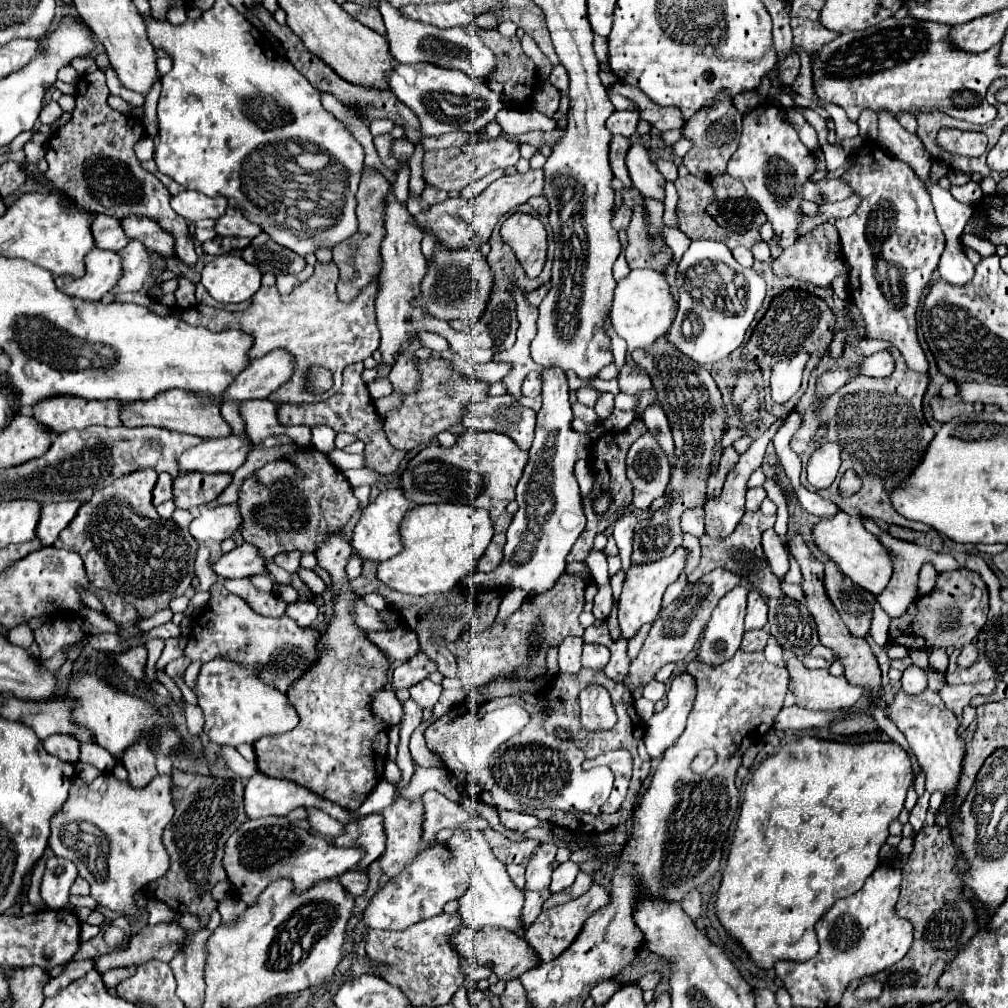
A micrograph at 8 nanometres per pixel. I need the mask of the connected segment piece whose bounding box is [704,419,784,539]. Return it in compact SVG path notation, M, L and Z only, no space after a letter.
M784 419L774 421L774 423L770 425L770 429L768 429L762 437L758 437L746 453L740 455L738 465L736 465L736 467L728 473L728 477L726 477L726 483L724 483L724 489L722 489L720 497L714 497L714 499L708 499L708 501L706 501L706 505L704 505L704 511L706 511L706 535L710 535L710 537L714 537L714 539L722 539L722 537L728 537L728 535L734 531L734 527L738 525L738 521L740 521L742 515L744 515L746 481L748 481L748 477L762 465L766 445L772 441L772 437L776 435L776 431L778 431L782 425L784 425Z

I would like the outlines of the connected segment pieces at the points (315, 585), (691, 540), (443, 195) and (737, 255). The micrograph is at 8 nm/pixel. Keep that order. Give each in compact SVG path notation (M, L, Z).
M300 569L298 575L300 575L300 579L302 579L302 581L304 581L316 595L322 595L322 593L326 591L324 581L322 581L314 571L310 571L310 569Z
M686 533L686 535L684 535L684 543L682 543L682 547L686 547L686 549L690 551L690 563L686 561L686 567L684 567L686 575L690 575L690 573L696 569L698 561L700 561L700 541L698 541L694 535Z
M426 187L426 191L422 193L422 199L428 203L428 205L434 205L434 203L440 203L440 201L446 201L448 199L448 193L446 191L440 191L440 189L434 189L434 187Z
M736 247L736 249L732 251L732 255L734 255L734 259L736 259L742 267L752 267L754 257L752 257L752 253L750 253L746 247Z

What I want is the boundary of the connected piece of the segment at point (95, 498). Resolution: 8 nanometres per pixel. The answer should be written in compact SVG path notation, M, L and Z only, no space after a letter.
M140 469L98 489L54 541L54 547L76 551L82 557L88 585L120 595L134 605L142 619L168 609L174 597L184 595L194 579L198 551L198 543L186 529L156 513L152 503L156 479L158 473L154 469Z

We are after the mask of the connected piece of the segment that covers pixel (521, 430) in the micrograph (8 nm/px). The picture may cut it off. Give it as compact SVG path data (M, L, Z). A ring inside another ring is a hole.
M488 397L486 401L466 405L462 425L478 431L504 433L524 451L530 449L534 439L536 413L520 405L514 397Z

